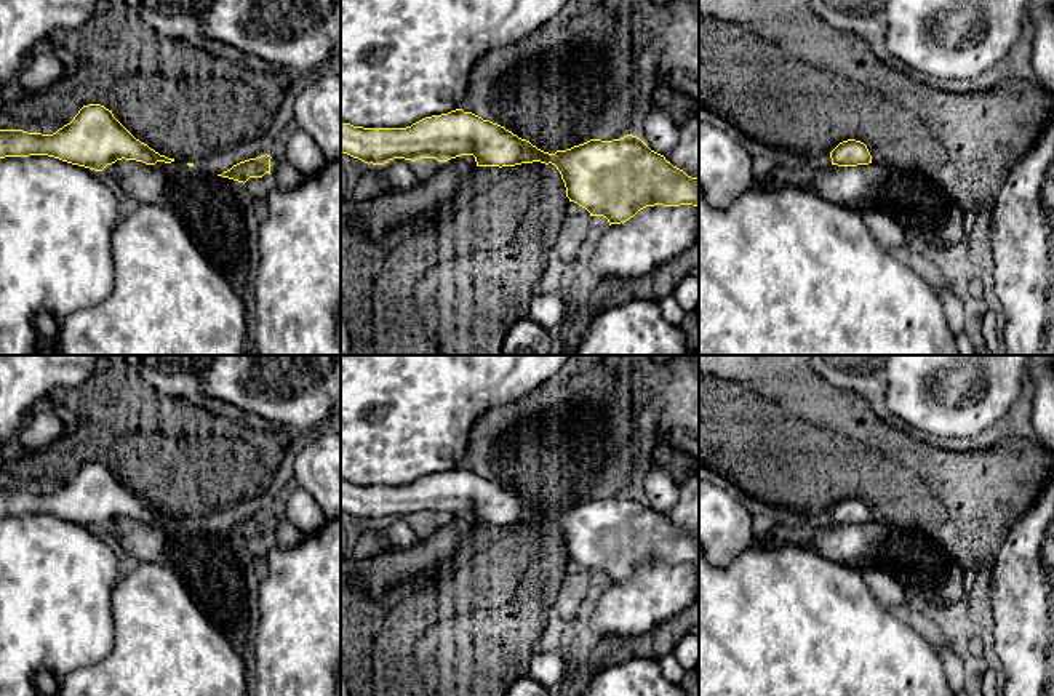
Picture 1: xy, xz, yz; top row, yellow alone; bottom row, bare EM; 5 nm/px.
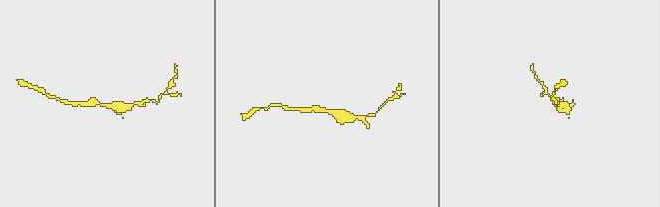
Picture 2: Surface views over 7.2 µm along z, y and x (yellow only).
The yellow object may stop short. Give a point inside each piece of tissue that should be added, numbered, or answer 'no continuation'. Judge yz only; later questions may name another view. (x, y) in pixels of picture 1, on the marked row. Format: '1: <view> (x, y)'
no continuation

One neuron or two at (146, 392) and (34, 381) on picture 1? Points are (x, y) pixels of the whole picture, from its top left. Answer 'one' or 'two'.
two

